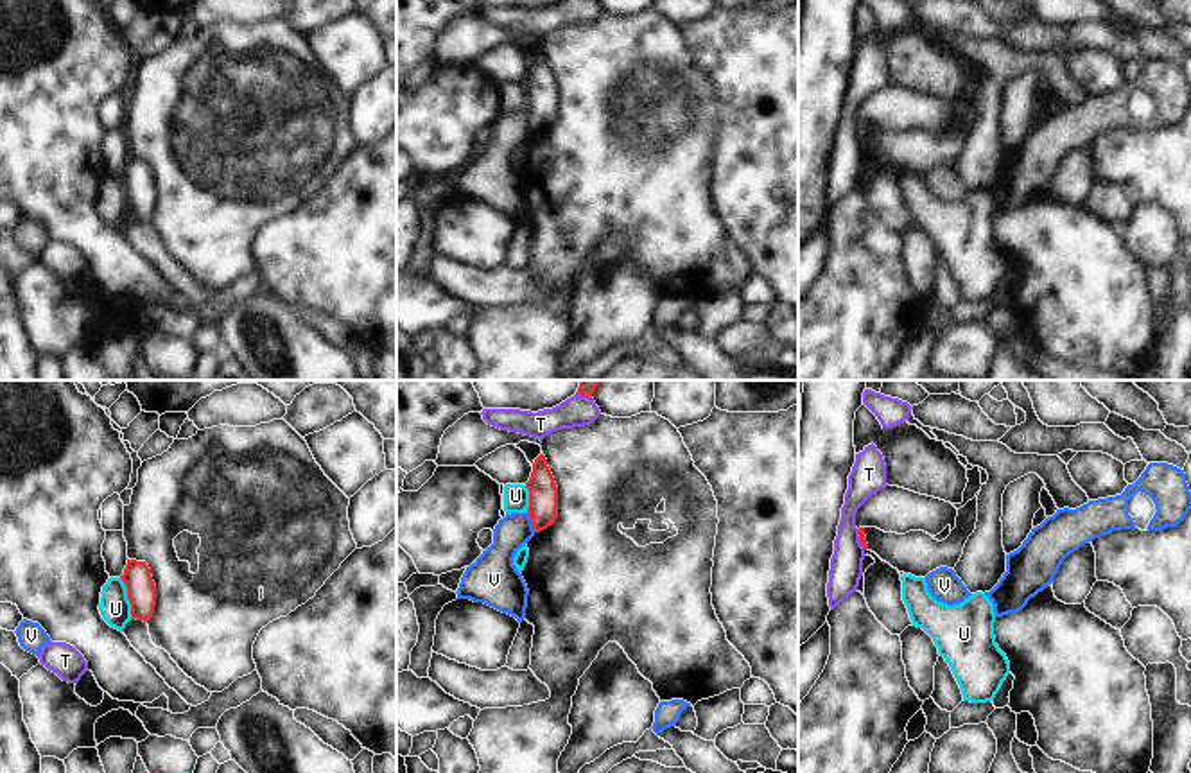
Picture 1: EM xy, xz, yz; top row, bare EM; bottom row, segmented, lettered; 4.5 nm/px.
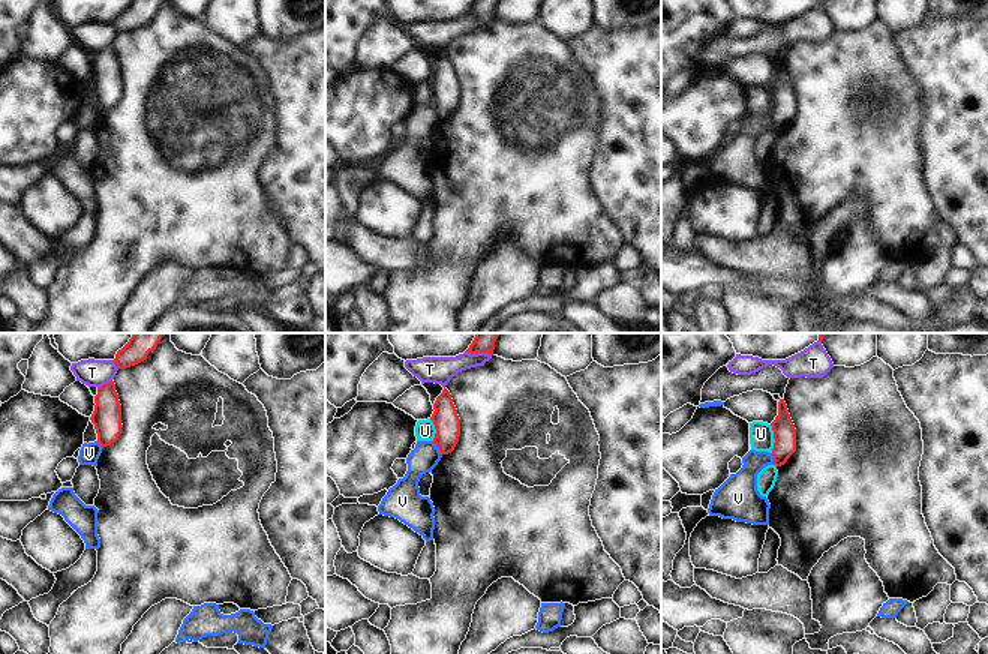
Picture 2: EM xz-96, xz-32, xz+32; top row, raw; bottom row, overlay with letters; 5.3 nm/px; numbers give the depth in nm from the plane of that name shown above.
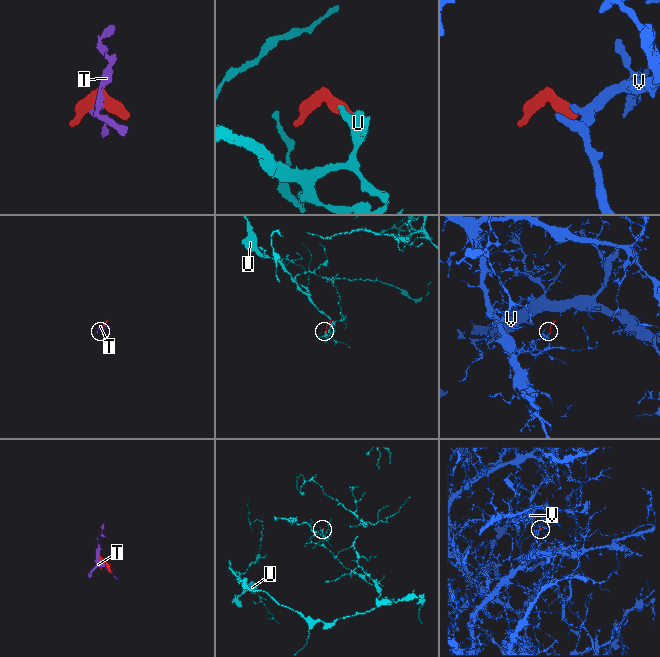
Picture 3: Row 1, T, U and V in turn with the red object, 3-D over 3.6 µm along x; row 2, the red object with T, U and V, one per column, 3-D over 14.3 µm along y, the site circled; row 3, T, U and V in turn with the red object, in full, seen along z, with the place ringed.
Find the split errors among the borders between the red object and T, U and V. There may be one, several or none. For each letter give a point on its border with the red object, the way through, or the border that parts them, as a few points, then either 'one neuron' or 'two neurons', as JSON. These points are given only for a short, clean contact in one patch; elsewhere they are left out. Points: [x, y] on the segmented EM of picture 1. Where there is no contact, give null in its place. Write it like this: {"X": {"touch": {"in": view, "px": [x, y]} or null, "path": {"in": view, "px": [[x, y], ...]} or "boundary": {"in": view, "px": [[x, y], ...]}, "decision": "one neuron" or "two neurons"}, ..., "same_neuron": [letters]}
{"T": {"touch": {"in": "yz", "px": [860, 538]}, "decision": "two neurons"}, "U": {"touch": {"in": "xy", "px": [128, 598]}, "boundary": {"in": "xy", "px": [[119, 578], [126, 589], [133, 617]]}, "decision": "two neurons"}, "V": {"touch": {"in": "xz", "px": [531, 522]}, "boundary": {"in": "xz", "px": [[526, 513], [535, 531]]}, "decision": "two neurons"}, "same_neuron": []}

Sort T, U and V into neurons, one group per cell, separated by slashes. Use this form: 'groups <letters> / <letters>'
groups T / U / V

